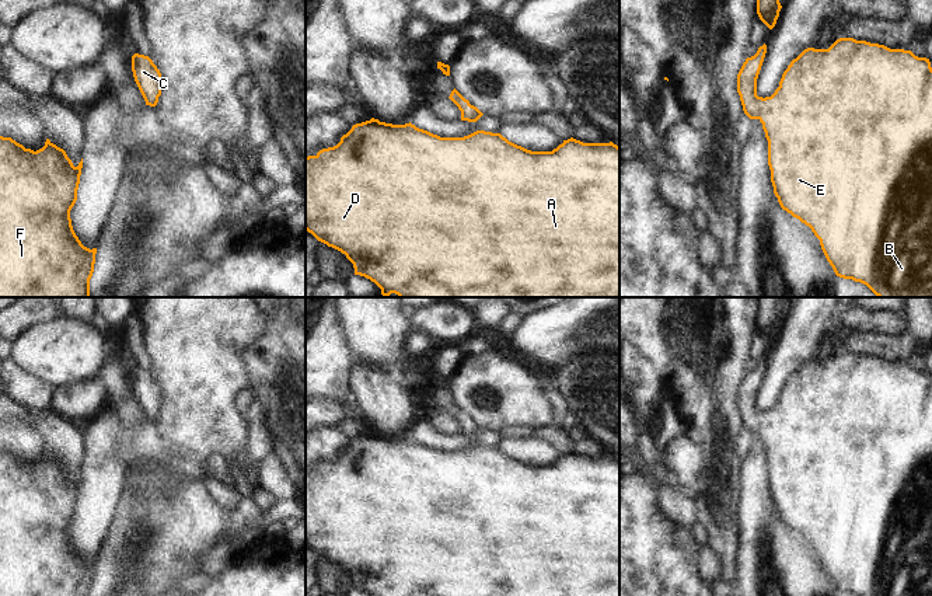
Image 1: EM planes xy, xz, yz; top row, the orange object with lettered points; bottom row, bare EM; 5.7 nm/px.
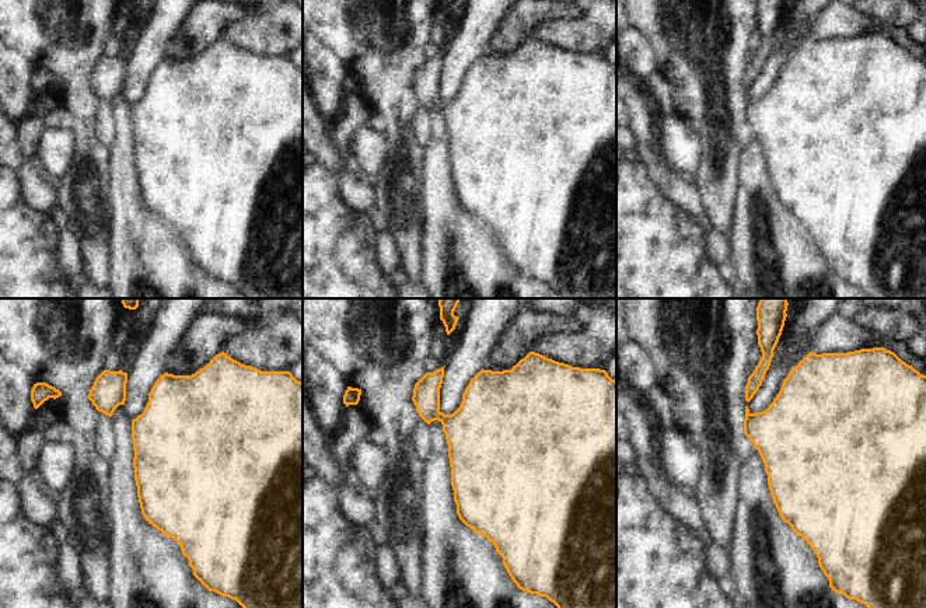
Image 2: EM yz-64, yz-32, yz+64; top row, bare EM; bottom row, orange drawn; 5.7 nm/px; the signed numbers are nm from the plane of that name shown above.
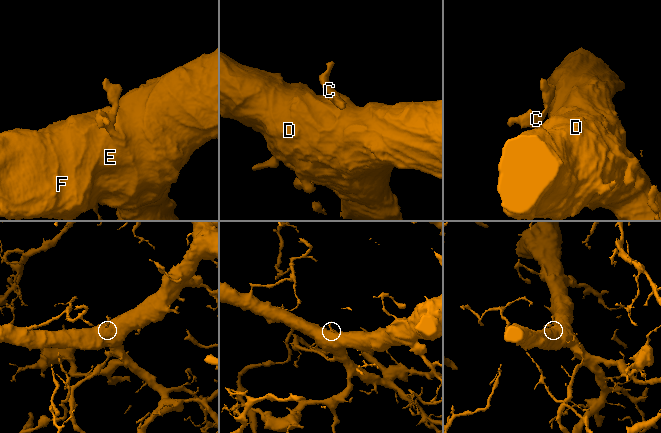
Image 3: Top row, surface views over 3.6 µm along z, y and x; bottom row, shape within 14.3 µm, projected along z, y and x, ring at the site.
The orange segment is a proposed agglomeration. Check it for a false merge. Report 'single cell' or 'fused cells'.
single cell

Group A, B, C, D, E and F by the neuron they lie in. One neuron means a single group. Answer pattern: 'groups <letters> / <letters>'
groups A B C D E F

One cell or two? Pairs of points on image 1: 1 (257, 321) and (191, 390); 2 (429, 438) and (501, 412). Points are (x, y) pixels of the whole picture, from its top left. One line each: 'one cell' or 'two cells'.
1: one cell
2: two cells

